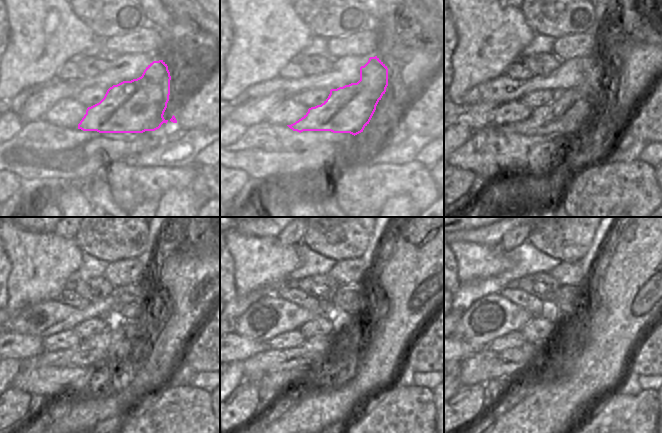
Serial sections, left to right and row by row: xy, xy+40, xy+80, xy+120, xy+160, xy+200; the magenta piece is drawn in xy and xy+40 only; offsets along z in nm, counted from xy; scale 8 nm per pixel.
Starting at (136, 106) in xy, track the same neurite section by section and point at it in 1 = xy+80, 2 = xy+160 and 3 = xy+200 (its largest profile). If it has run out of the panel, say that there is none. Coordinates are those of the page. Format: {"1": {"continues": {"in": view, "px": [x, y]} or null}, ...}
{"1": {"continues": {"in": "xy+80", "px": [567, 114]}}, "2": {"continues": {"in": "xy+160", "px": [311, 353]}}, "3": {"continues": {"in": "xy+200", "px": [486, 365]}}}

